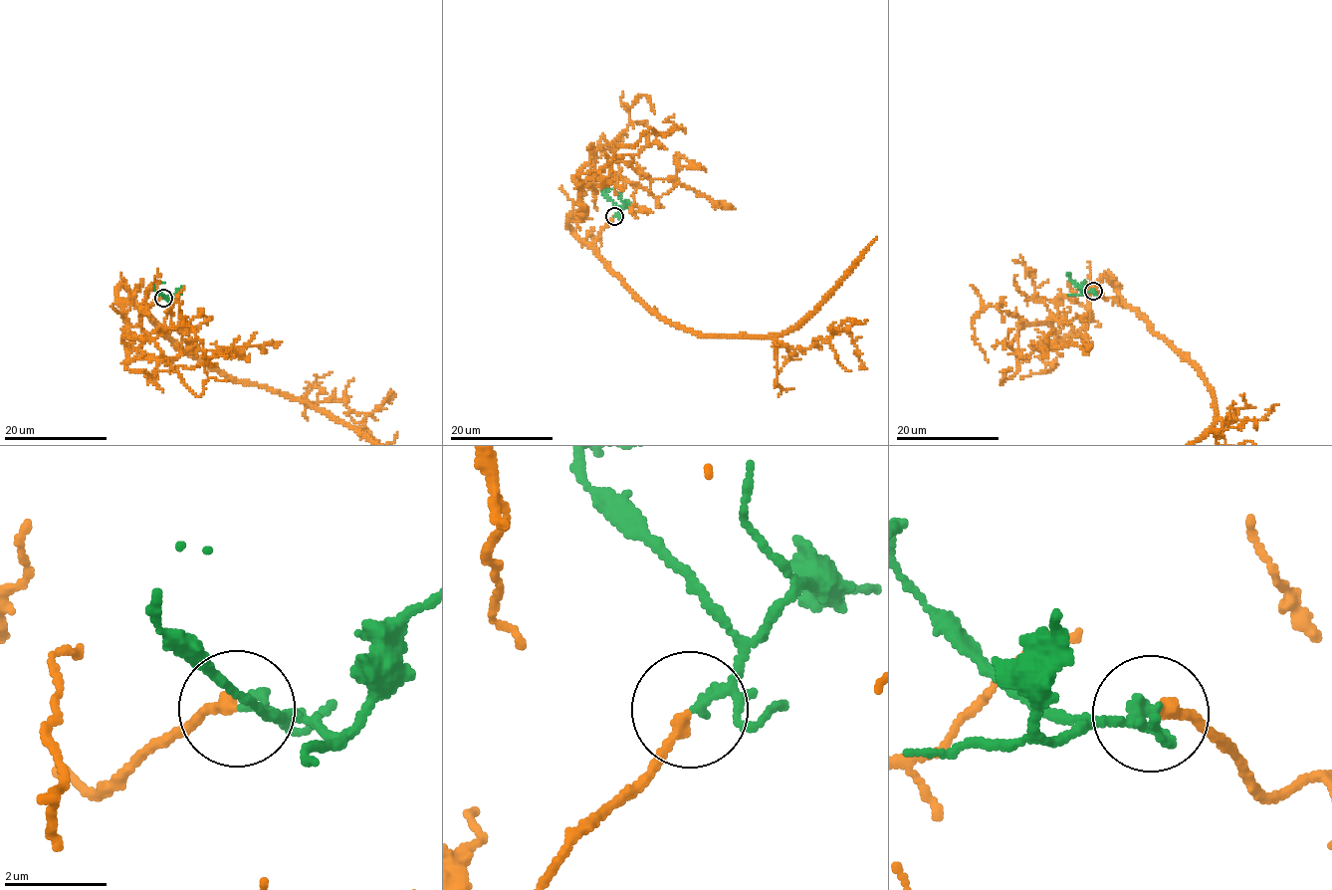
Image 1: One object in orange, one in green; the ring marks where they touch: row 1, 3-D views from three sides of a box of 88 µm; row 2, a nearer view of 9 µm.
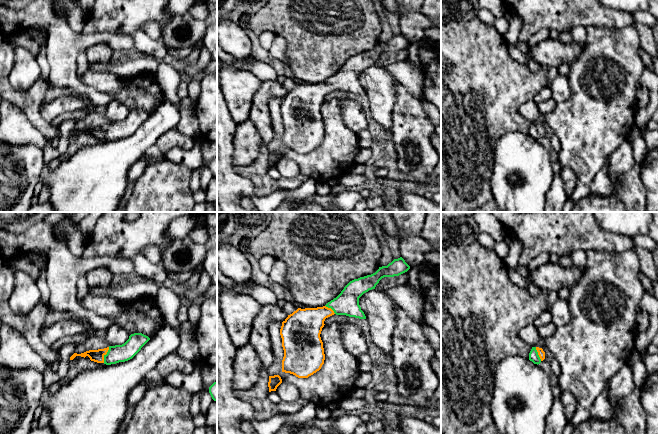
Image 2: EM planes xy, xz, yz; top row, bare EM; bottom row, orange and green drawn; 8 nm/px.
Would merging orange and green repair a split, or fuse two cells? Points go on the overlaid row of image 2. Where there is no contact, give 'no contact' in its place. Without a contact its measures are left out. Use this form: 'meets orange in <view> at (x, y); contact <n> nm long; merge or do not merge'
meets orange in xy at (105, 354); contact 140 nm long; merge

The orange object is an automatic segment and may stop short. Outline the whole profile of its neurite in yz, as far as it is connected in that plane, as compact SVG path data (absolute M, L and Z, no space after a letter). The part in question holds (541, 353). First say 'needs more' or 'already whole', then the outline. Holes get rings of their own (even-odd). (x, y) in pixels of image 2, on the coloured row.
needs more; M532 347L529 353L529 360L534 364L540 364L545 359L545 352L542 348Z

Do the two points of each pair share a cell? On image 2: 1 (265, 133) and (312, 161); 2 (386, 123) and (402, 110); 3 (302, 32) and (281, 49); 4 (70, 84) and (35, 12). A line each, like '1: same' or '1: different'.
1: different
2: different
3: different
4: same

